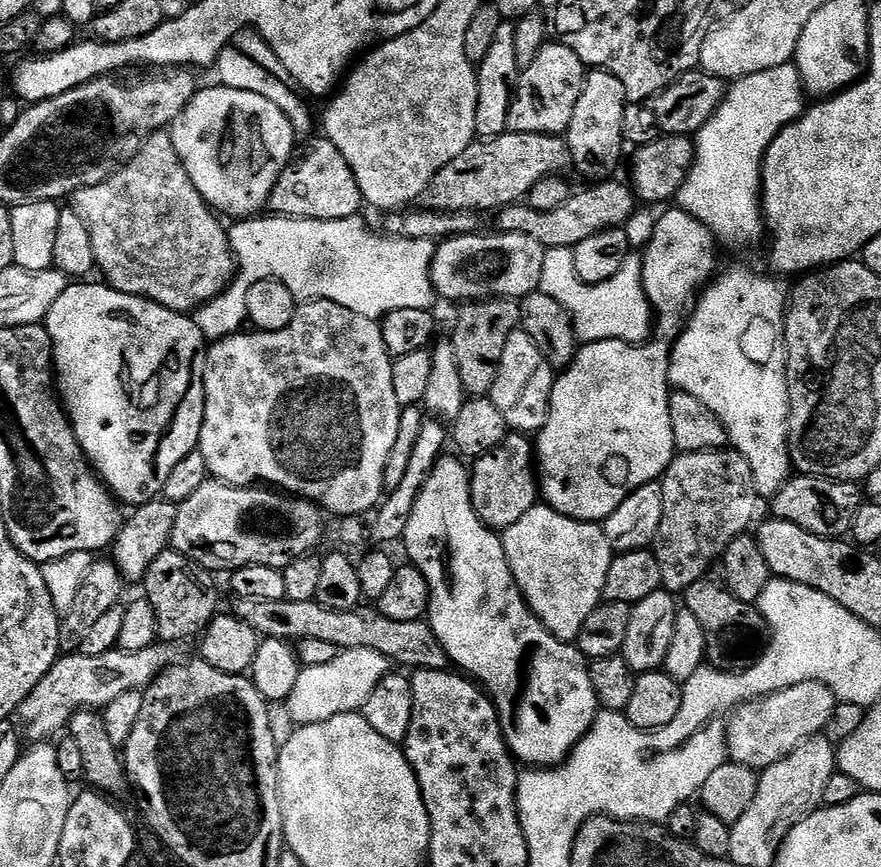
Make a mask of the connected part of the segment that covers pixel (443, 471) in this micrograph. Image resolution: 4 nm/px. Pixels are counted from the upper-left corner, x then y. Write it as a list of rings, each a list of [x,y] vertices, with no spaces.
[[[459,455],[441,456],[434,470],[430,470],[430,478],[426,478],[426,486],[422,486],[418,502],[414,502],[414,511],[402,537],[403,544],[412,559],[409,560],[411,567],[418,569],[430,586],[428,624],[438,642],[442,642],[449,661],[461,673],[479,682],[492,697],[509,752],[524,766],[551,768],[563,764],[572,753],[572,747],[596,720],[598,705],[594,686],[590,686],[589,661],[575,643],[550,634],[530,610],[506,562],[503,539],[484,525],[474,510],[470,468]]]

